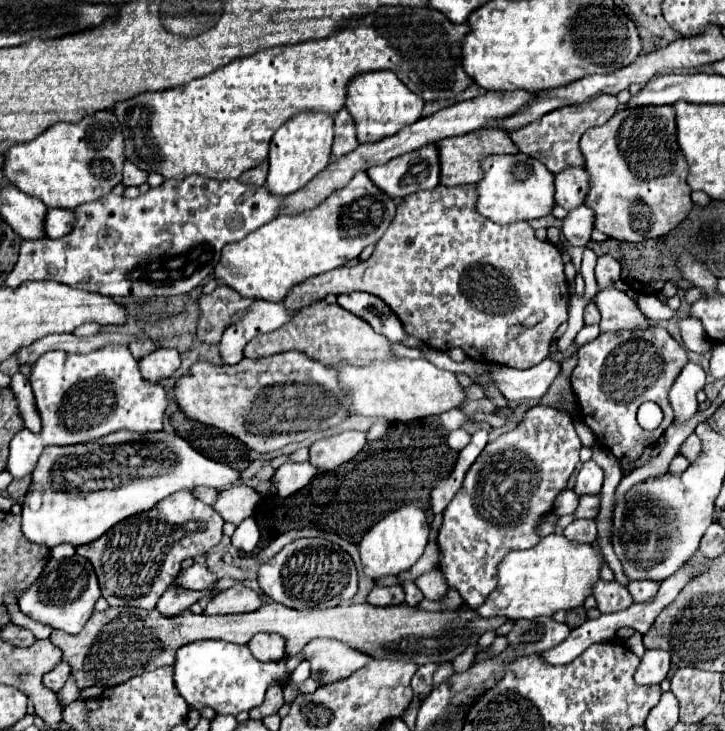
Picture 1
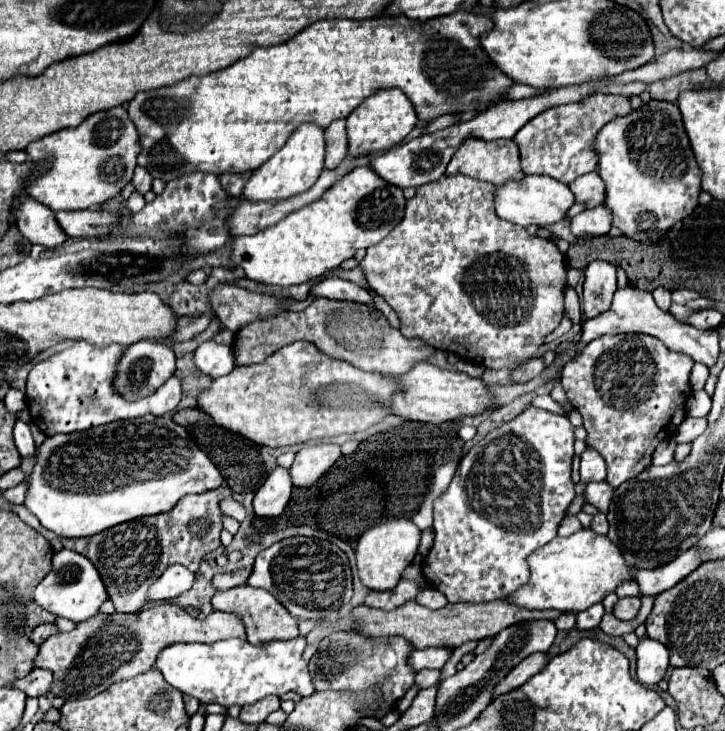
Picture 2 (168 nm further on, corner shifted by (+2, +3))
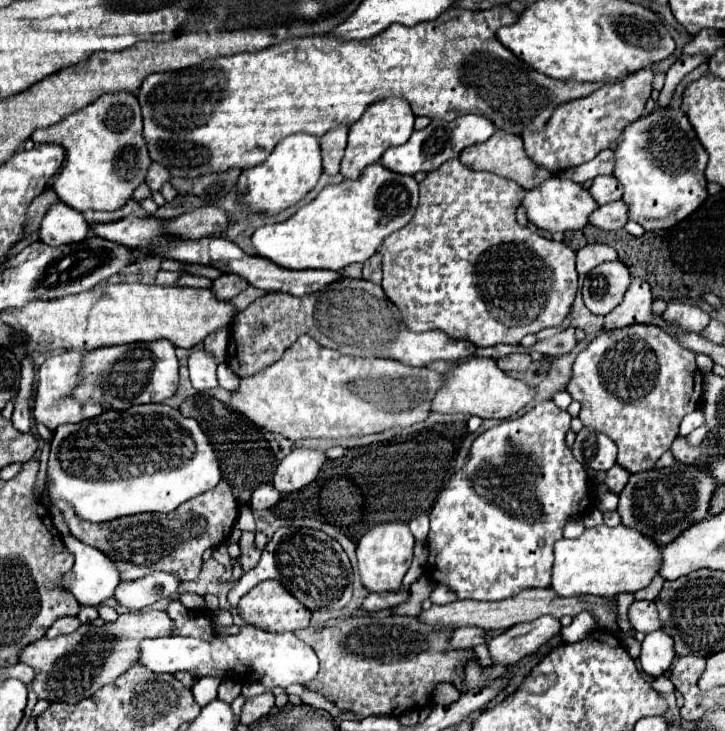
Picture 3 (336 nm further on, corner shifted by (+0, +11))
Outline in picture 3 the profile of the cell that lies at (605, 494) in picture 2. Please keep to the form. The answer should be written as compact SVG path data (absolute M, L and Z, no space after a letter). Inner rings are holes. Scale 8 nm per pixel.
M614 465L614 467L606 473L604 483L608 485L608 489L610 489L612 493L620 493L620 489L624 489L624 485L628 483L628 477L630 477L630 471L622 469L620 465Z

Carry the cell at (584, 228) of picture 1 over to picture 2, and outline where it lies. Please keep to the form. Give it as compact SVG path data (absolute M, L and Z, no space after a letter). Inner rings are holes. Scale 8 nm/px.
M604 205L584 209L576 217L572 217L572 221L570 221L570 231L578 239L606 235L610 231L610 227L612 227L610 225L610 211Z

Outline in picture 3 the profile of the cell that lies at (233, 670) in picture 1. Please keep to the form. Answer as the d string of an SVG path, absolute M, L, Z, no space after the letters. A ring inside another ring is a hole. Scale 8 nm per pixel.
M242 627L238 635L230 635L226 639L214 637L214 641L202 641L182 635L144 639L138 651L140 651L138 663L154 673L190 671L192 675L198 677L206 675L226 677L228 673L232 673L234 677L240 677L244 681L260 681L266 689L288 687L292 683L304 687L318 673L318 657L314 649L304 641L300 641L294 633L274 635L256 627Z

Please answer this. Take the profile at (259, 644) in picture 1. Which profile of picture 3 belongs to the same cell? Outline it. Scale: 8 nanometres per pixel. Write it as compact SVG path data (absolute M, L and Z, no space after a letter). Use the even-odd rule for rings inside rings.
M262 581L254 589L250 589L240 599L238 613L246 623L256 625L268 633L286 633L286 631L308 627L310 617L312 617L312 613L296 597L292 597L292 593L288 593L288 589L284 589L284 585L280 585L278 581Z

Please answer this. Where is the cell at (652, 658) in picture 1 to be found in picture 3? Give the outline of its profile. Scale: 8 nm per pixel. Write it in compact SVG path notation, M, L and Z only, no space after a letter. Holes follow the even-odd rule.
M664 631L648 633L646 639L642 641L642 653L640 653L640 663L646 675L650 677L660 677L664 675L674 659L674 641L670 635Z

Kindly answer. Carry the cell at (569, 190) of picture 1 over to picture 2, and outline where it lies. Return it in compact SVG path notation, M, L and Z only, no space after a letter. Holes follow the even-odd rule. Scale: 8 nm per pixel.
M596 171L580 175L576 181L568 183L568 187L574 193L576 203L582 203L584 207L596 207L604 201L604 181Z

